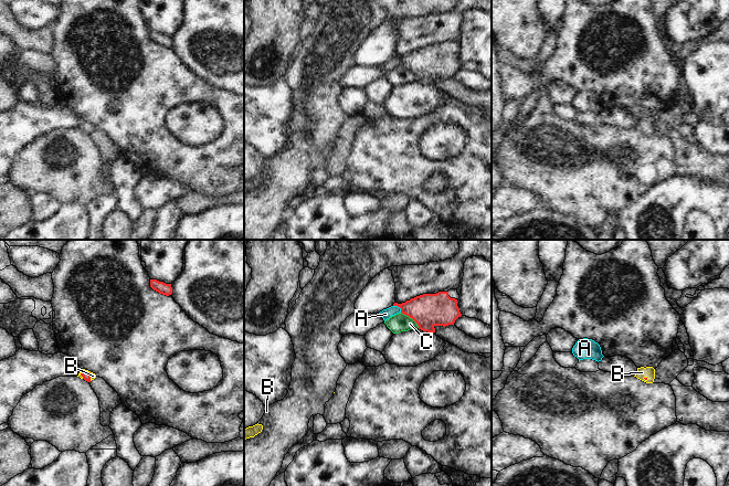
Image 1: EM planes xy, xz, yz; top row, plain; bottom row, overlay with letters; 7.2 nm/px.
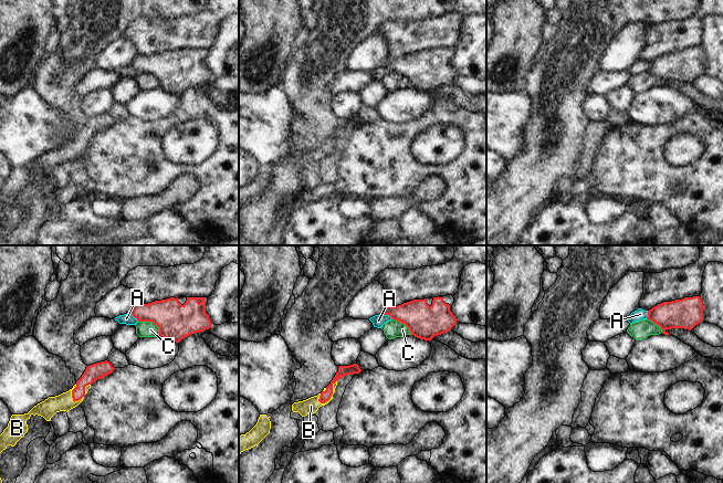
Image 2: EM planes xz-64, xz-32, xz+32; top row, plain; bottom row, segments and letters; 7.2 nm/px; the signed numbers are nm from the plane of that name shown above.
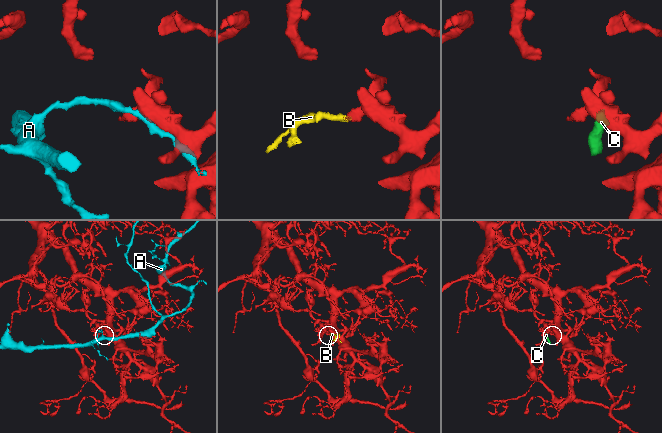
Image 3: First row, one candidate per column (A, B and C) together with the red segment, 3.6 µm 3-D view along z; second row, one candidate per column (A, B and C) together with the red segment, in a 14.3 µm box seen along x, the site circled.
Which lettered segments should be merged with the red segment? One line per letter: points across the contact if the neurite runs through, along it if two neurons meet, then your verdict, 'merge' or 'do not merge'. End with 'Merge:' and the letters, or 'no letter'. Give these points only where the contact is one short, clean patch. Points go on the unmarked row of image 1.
A: do not merge
B: across xy (86, 128), (88, 125), (93, 128) | merge
C: along xz (401, 64), (408, 67), (419, 80) | do not merge
Merge: B

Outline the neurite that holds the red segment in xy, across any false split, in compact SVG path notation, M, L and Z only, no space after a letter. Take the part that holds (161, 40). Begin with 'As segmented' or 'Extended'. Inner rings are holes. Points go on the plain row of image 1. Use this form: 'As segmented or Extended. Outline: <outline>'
As segmented. Outline: M150 32L150 40L158 44L159 46L169 49L172 46L171 36L166 36L163 34L159 34L157 32Z

